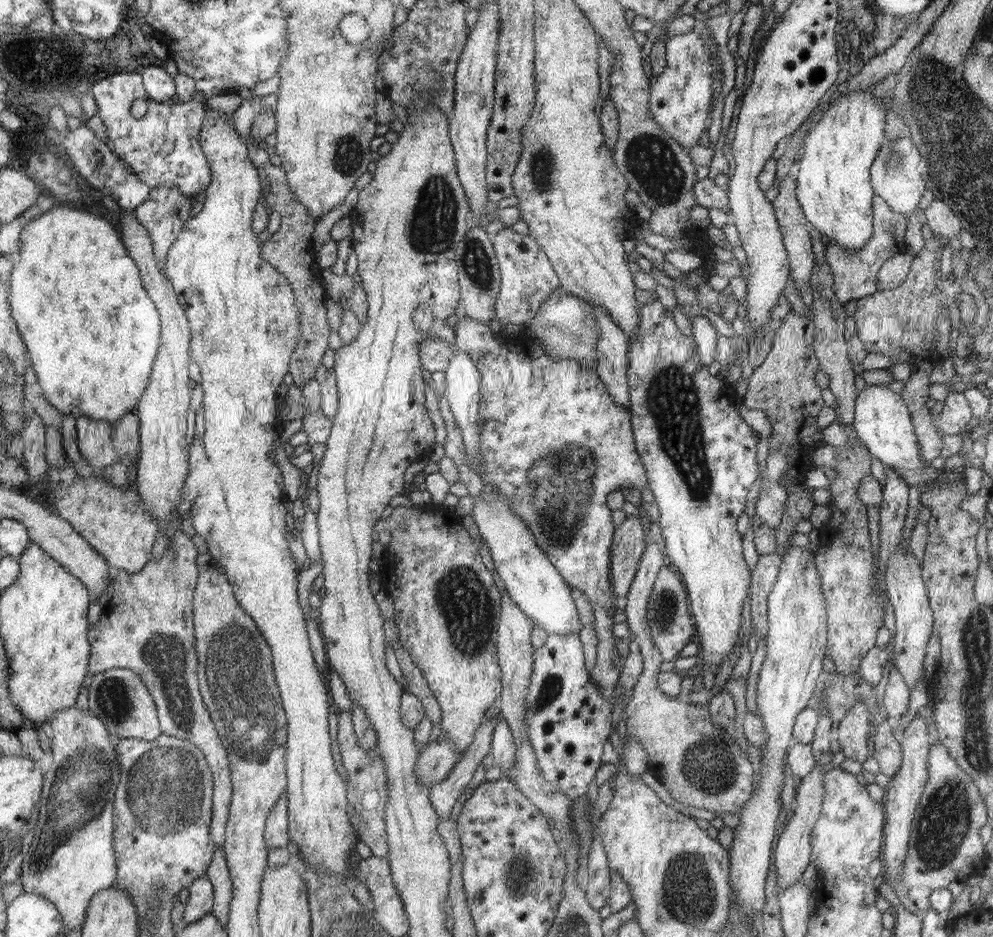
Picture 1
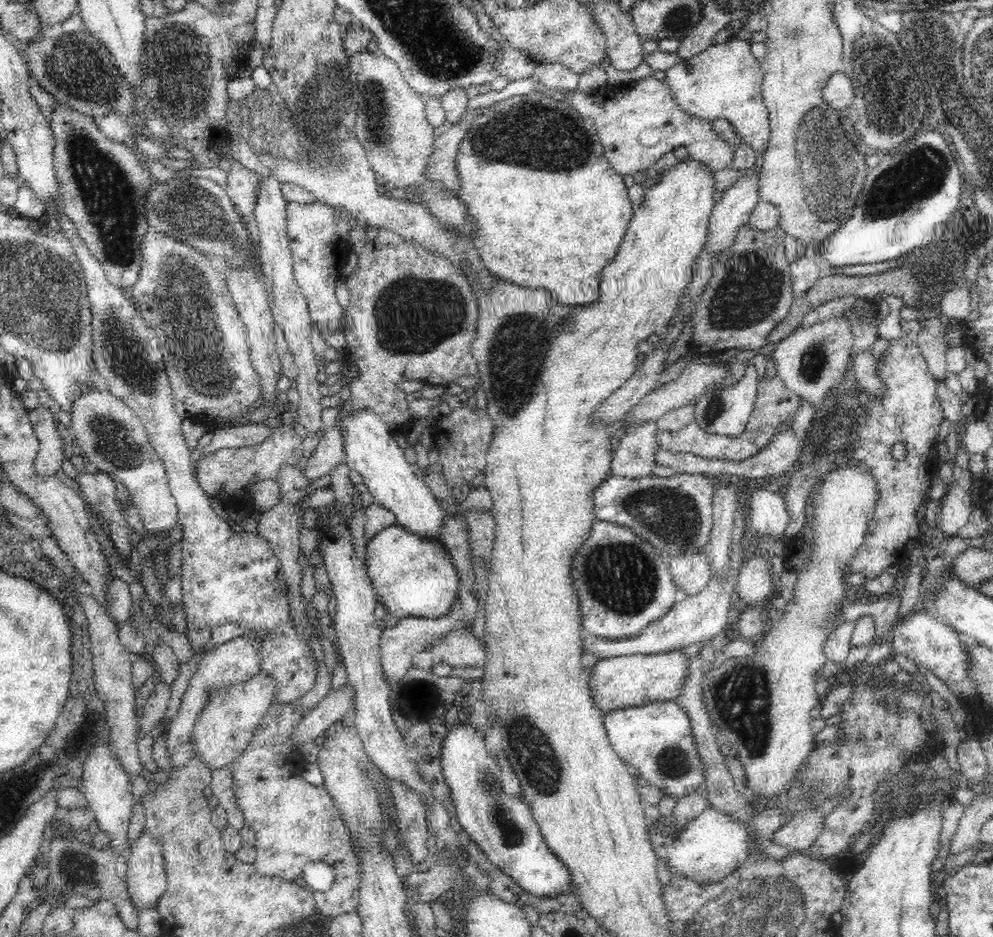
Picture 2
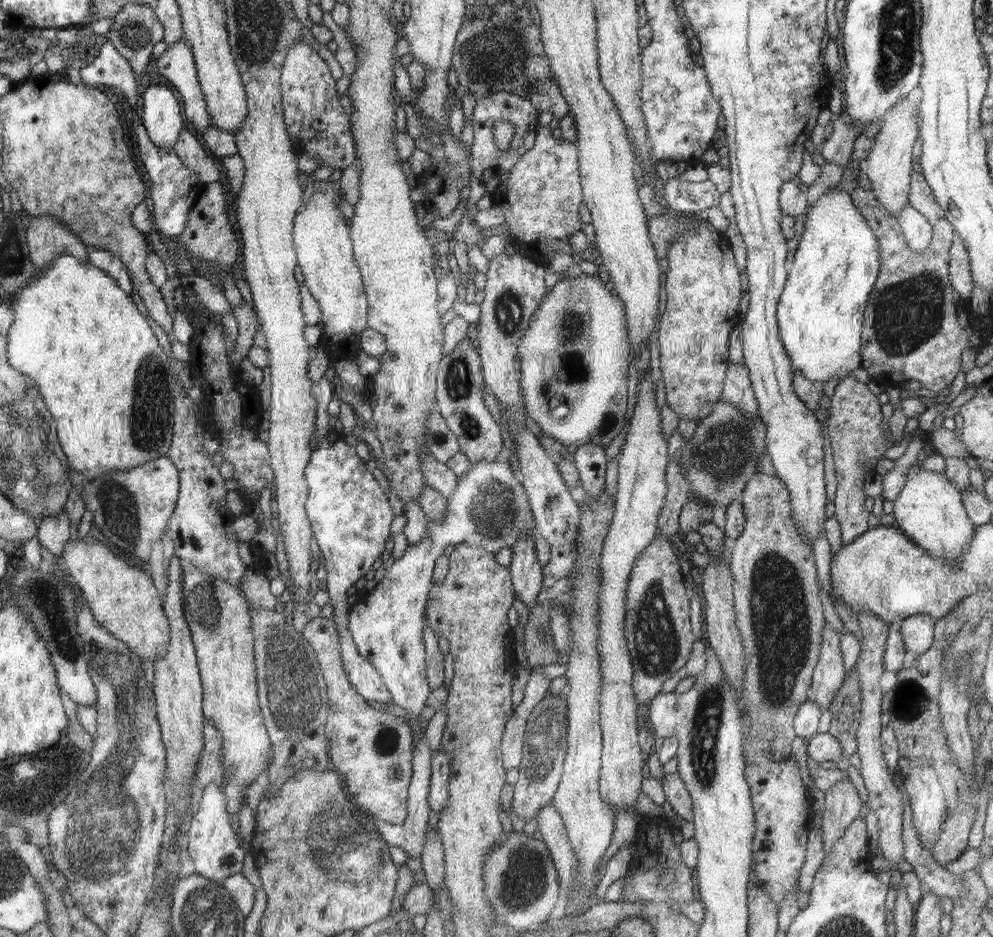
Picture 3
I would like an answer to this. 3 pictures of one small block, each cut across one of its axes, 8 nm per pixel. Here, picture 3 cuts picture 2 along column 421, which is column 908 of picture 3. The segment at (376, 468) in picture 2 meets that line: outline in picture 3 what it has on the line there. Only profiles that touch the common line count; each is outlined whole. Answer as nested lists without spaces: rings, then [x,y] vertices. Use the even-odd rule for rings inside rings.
[[[920,469],[914,477],[906,479],[906,486],[894,500],[893,515],[898,527],[936,559],[946,559],[950,566],[964,553],[972,541],[976,525],[967,517],[962,504],[962,493],[945,472]]]

